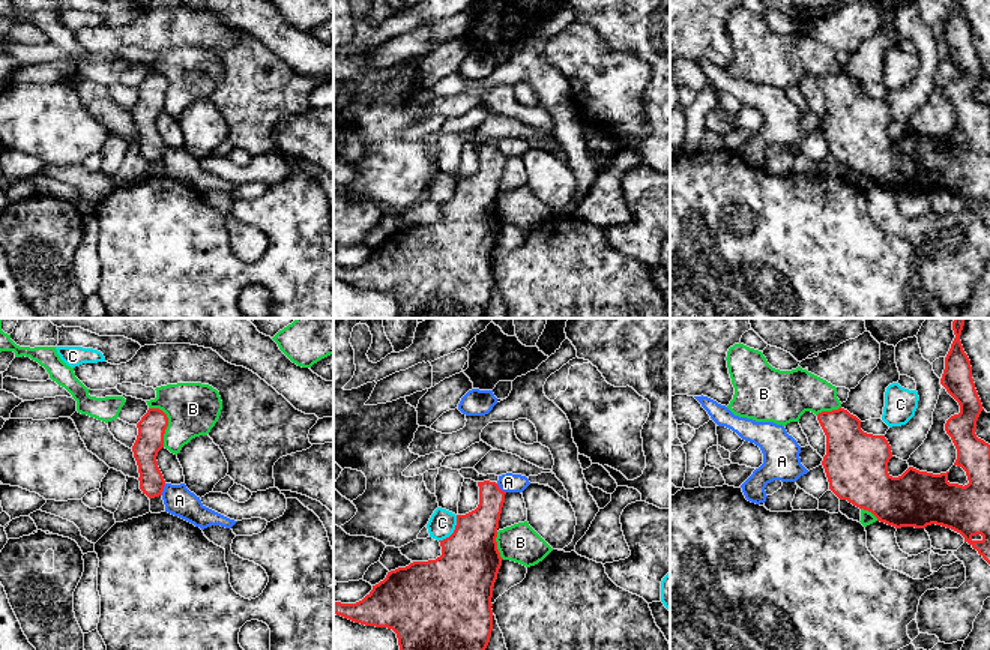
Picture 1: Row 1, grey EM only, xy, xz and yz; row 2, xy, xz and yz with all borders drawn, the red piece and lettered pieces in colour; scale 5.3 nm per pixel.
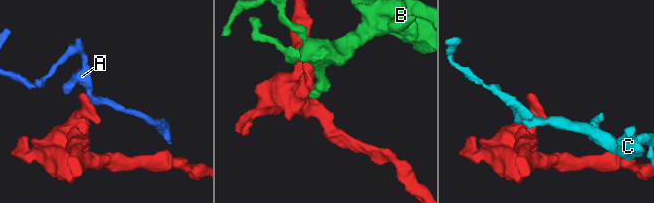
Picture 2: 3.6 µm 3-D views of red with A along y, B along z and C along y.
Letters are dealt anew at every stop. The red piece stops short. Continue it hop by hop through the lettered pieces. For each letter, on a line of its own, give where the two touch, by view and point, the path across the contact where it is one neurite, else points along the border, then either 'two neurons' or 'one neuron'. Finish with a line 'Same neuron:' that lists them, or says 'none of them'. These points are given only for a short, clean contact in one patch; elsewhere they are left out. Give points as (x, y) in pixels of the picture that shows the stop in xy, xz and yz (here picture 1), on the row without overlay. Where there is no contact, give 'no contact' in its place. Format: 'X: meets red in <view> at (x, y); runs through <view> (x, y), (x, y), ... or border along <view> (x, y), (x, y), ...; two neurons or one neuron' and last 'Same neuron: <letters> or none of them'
A: meets red in xy at (162, 153); border along xy (166, 147), (161, 158); two neurons
B: meets red in xy at (167, 86); two neurons
C: meets red in xz at (454, 194); border along xz (457, 179), (454, 194), (439, 204); two neurons
Same neuron: none of them

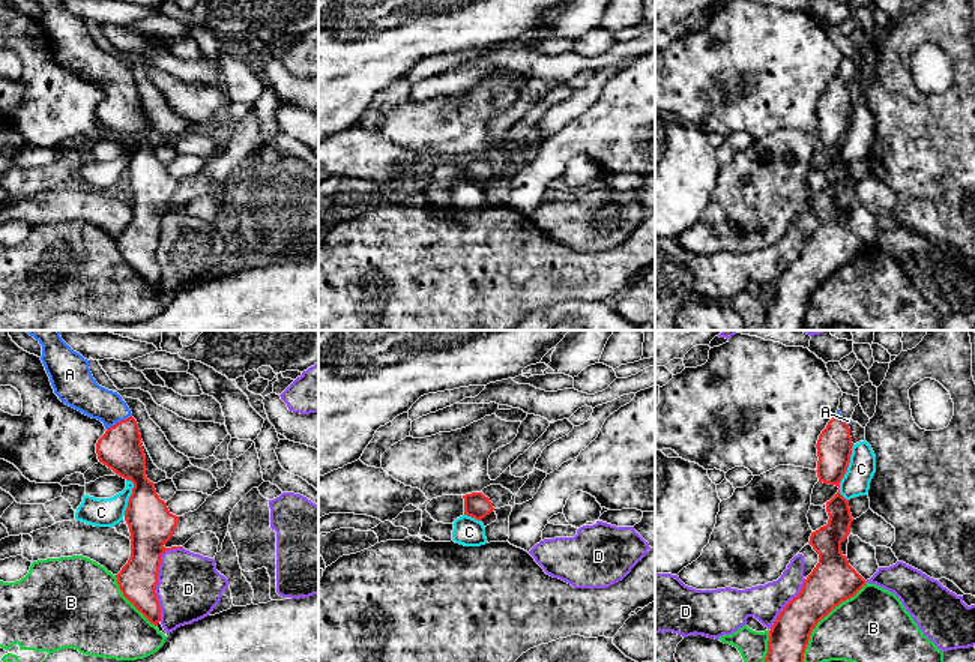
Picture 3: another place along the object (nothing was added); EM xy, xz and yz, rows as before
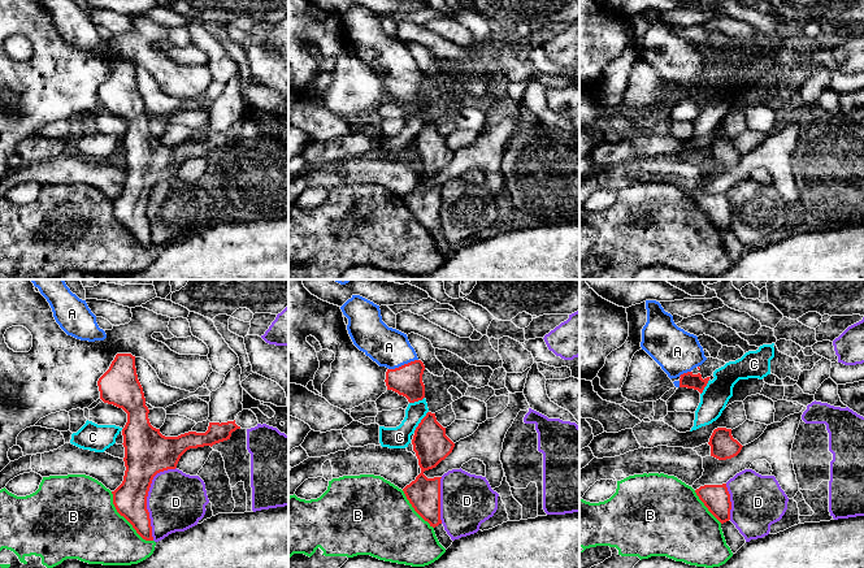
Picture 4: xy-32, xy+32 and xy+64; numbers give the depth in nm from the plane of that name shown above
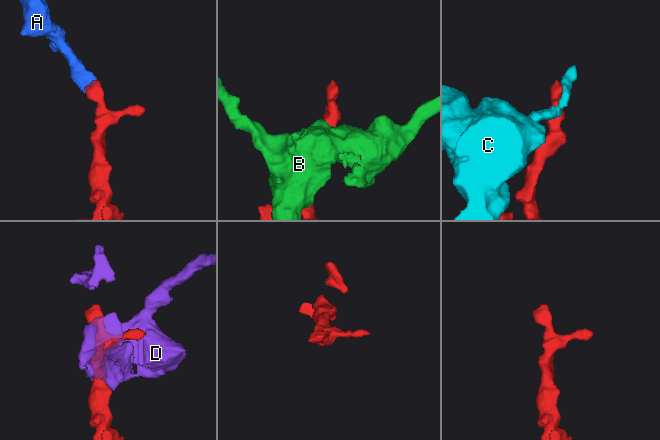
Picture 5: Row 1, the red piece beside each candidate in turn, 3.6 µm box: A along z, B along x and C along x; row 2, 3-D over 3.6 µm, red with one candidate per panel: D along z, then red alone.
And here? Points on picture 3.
A: meets red in xy at (120, 84); runs through xy (120, 113), (120, 84), (104, 68), (83, 57); one neuron
B: meets red in yz at (822, 281); two neurons
C: meets red in yz at (848, 129); border along yz (854, 108), (848, 134), (839, 150); two neurons
D: meets red in xy at (156, 242); two neurons
Same neuron: A

